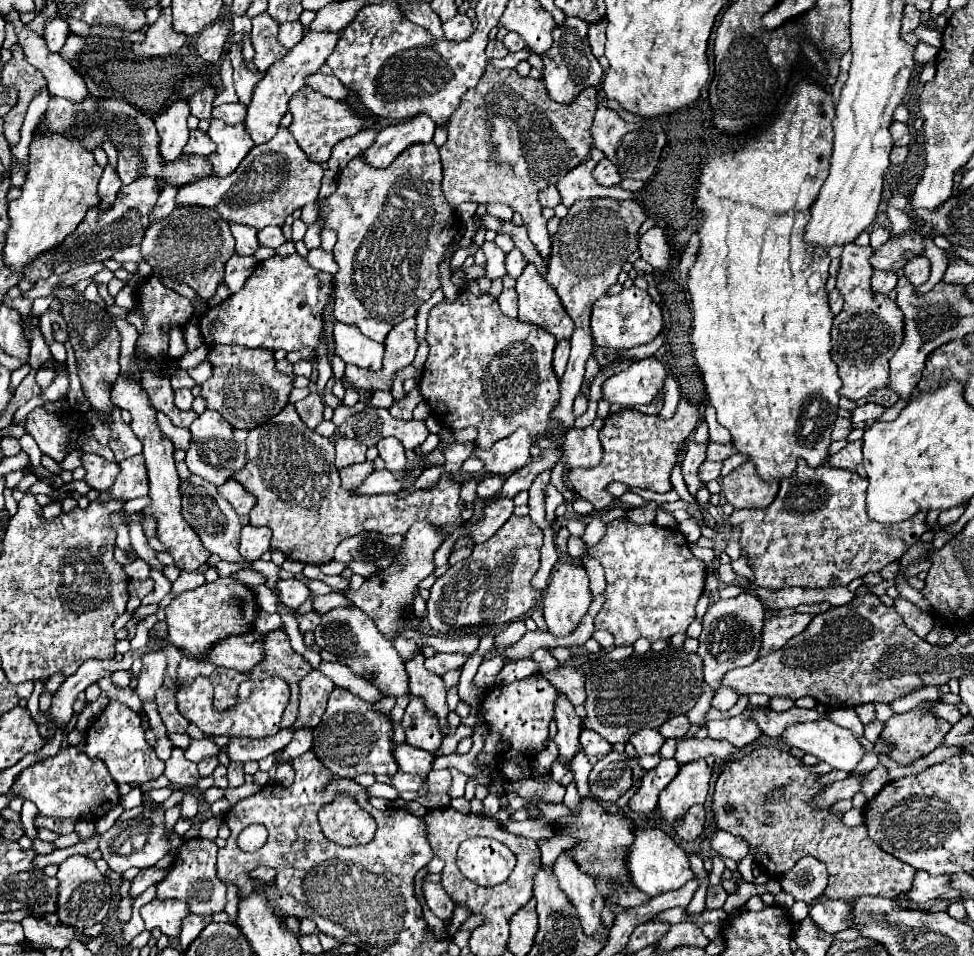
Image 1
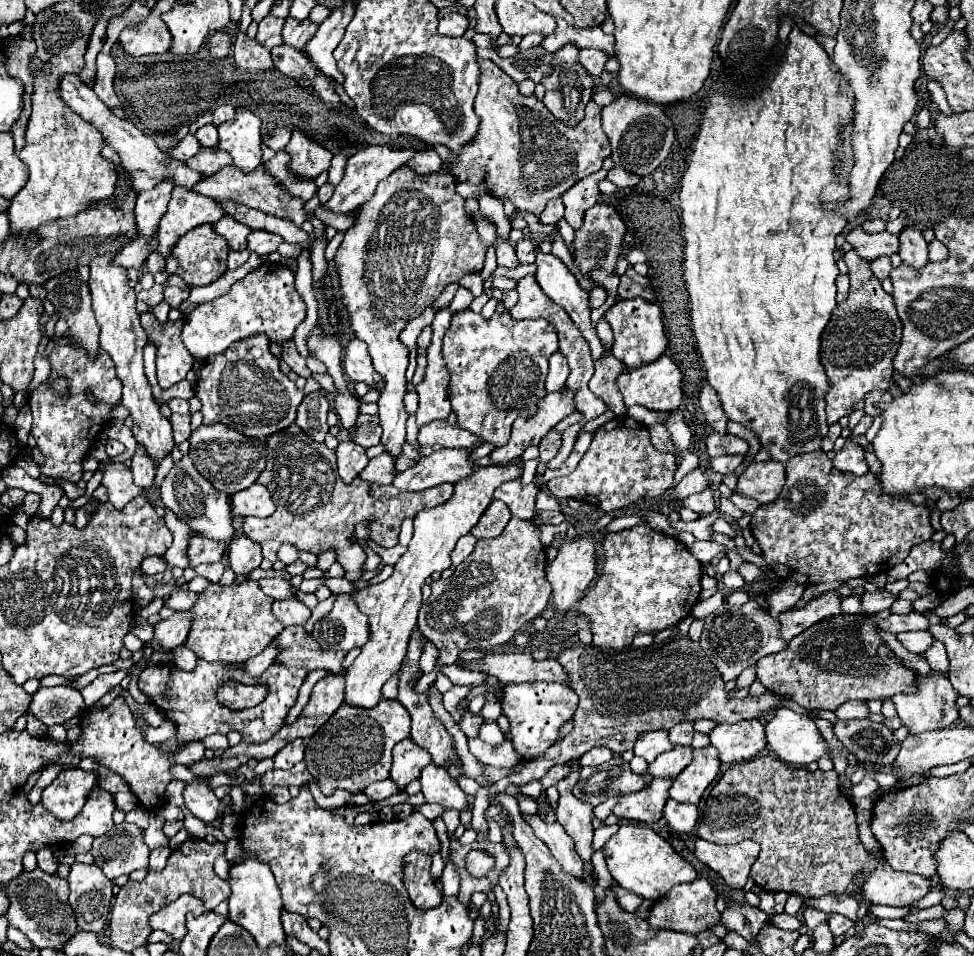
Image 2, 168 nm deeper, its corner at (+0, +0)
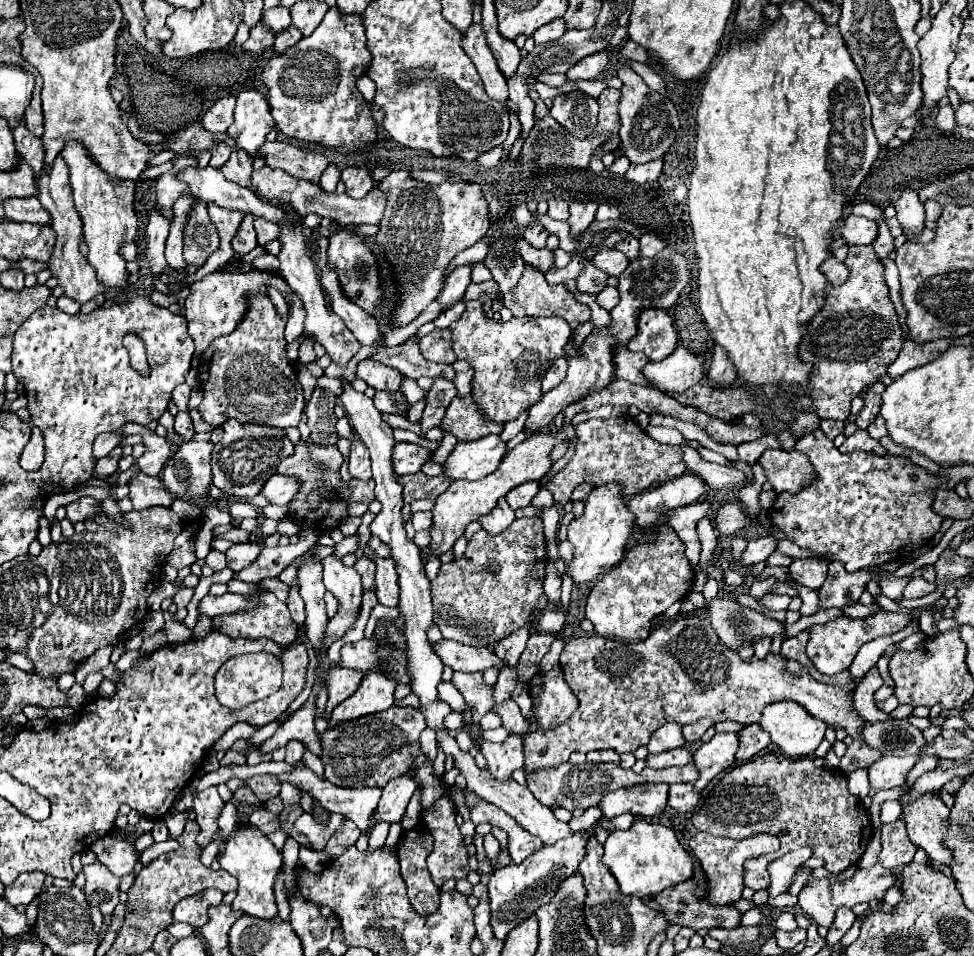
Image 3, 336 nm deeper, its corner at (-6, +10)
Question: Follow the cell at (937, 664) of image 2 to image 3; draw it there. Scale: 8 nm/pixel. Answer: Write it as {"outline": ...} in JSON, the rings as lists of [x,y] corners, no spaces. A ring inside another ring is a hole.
{"outline":[[[923,608],[921,610],[921,616],[919,616],[919,626],[921,626],[921,632],[925,636],[933,636],[933,634],[939,634],[935,630],[935,620],[933,620],[933,614],[929,612],[929,608]]]}

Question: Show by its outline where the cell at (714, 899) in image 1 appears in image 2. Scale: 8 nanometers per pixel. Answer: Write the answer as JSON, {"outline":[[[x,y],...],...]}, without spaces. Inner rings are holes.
{"outline":[[[695,878],[689,884],[675,886],[669,890],[669,894],[655,900],[655,906],[649,914],[649,924],[659,930],[673,930],[673,932],[685,932],[685,934],[699,934],[699,930],[707,930],[715,922],[719,922],[719,912],[715,908],[717,892],[705,878]],[[707,906],[707,908],[705,908]]]}

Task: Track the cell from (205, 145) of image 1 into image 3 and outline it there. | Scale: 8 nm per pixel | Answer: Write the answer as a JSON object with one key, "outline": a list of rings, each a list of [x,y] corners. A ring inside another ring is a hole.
{"outline":[[[239,150],[239,152],[233,152],[231,158],[227,160],[227,164],[221,168],[223,176],[231,182],[237,182],[245,188],[251,188],[253,190],[253,184],[251,184],[251,172],[253,172],[253,160],[249,158],[249,154],[245,150]]]}

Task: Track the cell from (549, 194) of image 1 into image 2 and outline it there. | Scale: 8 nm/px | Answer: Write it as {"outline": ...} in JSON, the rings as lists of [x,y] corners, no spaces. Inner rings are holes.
{"outline":[[[553,198],[547,202],[539,220],[543,224],[557,224],[561,218],[563,218],[563,202],[561,202],[561,198]]]}

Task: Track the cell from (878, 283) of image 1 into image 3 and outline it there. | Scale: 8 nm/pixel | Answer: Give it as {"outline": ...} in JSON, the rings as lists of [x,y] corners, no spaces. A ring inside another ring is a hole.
{"outline":[[[879,218],[879,220],[875,220],[875,222],[877,222],[877,226],[879,226],[879,232],[877,232],[877,238],[875,238],[875,242],[873,242],[873,248],[875,248],[875,252],[877,252],[879,258],[885,258],[885,256],[889,256],[889,252],[895,248],[895,246],[893,246],[893,236],[891,236],[891,232],[889,232],[889,226],[885,224],[885,218]]]}

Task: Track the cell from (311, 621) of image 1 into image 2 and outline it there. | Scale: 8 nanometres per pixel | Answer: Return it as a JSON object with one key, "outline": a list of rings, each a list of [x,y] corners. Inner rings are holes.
{"outline":[[[291,598],[291,600],[275,600],[273,614],[279,622],[283,622],[283,626],[303,626],[309,620],[311,610],[301,600]]]}

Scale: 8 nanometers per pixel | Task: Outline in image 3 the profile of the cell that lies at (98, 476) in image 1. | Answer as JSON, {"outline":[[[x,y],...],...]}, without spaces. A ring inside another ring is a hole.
{"outline":[[[139,472],[139,476],[135,476],[129,484],[129,498],[135,506],[135,510],[145,510],[151,506],[165,506],[171,508],[173,504],[173,494],[161,484],[161,480],[157,476],[147,476],[143,472]]]}

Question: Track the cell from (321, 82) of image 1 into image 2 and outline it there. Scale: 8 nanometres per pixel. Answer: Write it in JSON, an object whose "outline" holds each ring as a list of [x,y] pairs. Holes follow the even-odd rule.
{"outline":[[[283,44],[273,48],[271,58],[281,74],[291,76],[295,80],[313,80],[319,74],[319,70],[309,62],[309,58],[293,46]]]}

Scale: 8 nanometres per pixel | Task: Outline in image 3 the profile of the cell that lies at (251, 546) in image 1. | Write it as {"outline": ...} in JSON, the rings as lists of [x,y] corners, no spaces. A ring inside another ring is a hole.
{"outline":[[[255,542],[231,546],[231,548],[225,552],[225,556],[227,556],[227,566],[229,566],[233,572],[239,572],[239,570],[247,568],[249,564],[253,564],[255,558],[259,556],[259,552],[261,552],[261,546],[255,544]]]}

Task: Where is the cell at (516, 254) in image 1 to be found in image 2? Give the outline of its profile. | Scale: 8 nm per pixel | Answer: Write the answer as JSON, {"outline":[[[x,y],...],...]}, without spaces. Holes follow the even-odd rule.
{"outline":[[[523,238],[521,242],[517,242],[515,252],[517,252],[517,258],[519,258],[521,264],[533,264],[535,262],[533,246],[535,246],[535,242],[533,240],[527,240],[527,238]]]}

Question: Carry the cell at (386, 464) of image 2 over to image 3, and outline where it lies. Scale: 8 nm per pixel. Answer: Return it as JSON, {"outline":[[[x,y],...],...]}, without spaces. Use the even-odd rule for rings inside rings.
{"outline":[[[399,442],[393,450],[393,468],[399,476],[403,474],[415,474],[423,468],[423,464],[431,458],[431,450],[417,446],[417,444],[409,444],[409,442]]]}

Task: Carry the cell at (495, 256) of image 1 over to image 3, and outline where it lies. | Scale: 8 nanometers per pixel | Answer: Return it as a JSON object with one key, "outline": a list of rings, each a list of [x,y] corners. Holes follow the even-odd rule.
{"outline":[[[519,240],[519,250],[521,250],[521,256],[523,256],[523,260],[527,262],[527,264],[531,264],[531,266],[535,266],[535,268],[539,268],[541,272],[549,272],[555,264],[553,264],[553,250],[549,250],[549,248],[533,248],[527,240]]]}

